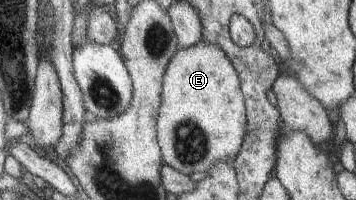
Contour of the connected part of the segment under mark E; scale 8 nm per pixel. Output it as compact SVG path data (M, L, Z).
M203 40L197 42L197 44L191 46L191 48L179 48L167 65L161 91L161 100L162 103L159 107L156 120L156 137L159 148L161 149L164 164L167 164L167 166L170 166L173 170L177 170L177 172L187 176L193 174L193 172L207 172L215 162L221 162L221 160L231 162L231 160L235 160L239 150L241 150L241 145L243 144L244 136L246 135L246 106L237 71L233 68L232 62L226 58L225 52L223 52L221 48L213 46L213 44L207 44L207 42L204 42Z

